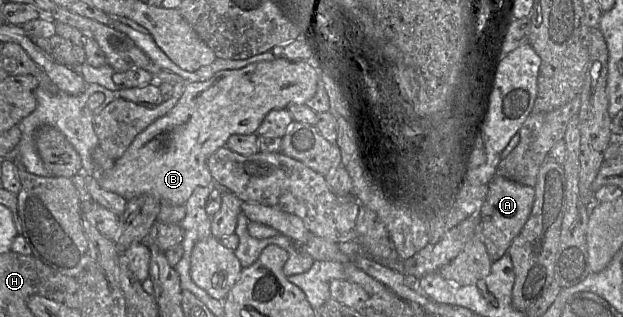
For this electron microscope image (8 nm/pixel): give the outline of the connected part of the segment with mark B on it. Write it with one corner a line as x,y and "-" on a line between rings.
276,57
240,69
218,71
203,82
188,82
171,111
139,133
124,155
115,160
112,169
93,172
92,176
101,188
117,193
127,200
151,194
173,205
185,205
195,188
214,185
214,179
208,168
208,159
218,149
226,146
230,136
257,134
257,130
271,110
307,103
316,93
318,80
316,69
308,62

